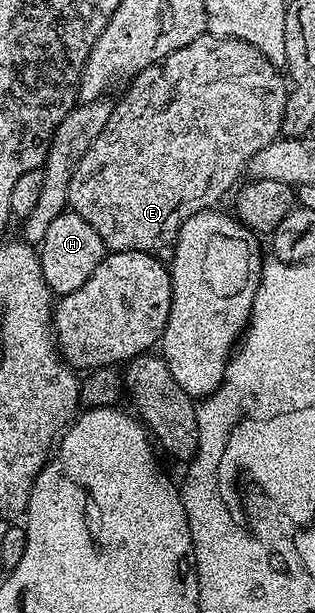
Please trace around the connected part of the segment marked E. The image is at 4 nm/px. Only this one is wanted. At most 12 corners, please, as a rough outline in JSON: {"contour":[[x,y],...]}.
{"contour":[[206,33],[133,76],[68,206],[161,253],[281,135],[287,79]]}

